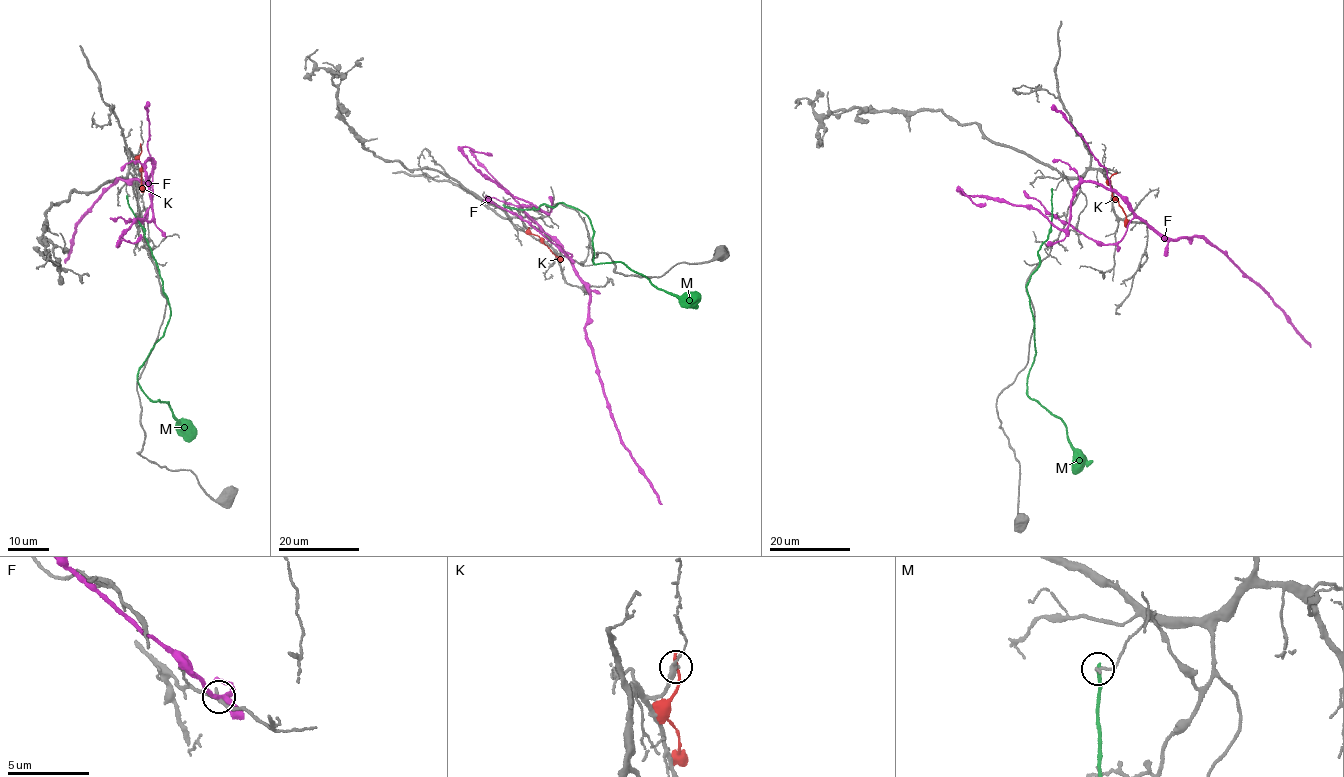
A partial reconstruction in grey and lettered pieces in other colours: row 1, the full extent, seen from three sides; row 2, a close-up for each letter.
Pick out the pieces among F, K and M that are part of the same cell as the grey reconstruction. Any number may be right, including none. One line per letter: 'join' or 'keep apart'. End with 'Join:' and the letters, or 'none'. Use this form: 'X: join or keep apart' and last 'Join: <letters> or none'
F: keep apart
K: keep apart
M: keep apart
Join: none

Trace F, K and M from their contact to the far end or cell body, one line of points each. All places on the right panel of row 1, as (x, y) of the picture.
F: (1115, 244), (1123, 237), (1127, 224), (1139, 217), (1171, 239), (1199, 235), (1262, 289), (1310, 347)
K: (1112, 175), (1108, 184), (1112, 196), (1126, 216), (1126, 227)
M: (1052, 189), (1050, 232), (1026, 287), (1036, 351), (1027, 384), (1029, 396), (1064, 423), (1075, 474)

